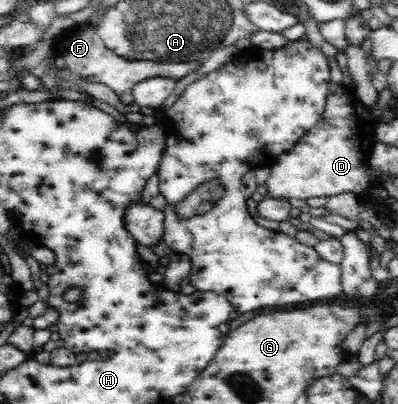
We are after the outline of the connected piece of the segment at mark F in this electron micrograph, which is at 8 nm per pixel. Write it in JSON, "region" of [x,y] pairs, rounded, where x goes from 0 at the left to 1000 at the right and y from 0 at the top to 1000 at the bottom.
{"region":[[[221,57],[196,59],[183,69],[176,67],[146,92],[131,97],[128,126],[141,139],[141,151],[163,158],[163,166],[176,176],[226,205],[266,210],[312,257],[334,250],[334,218],[352,208],[352,200],[382,196],[379,191],[432,191],[447,200],[480,171],[492,171],[508,158],[508,151],[422,158],[382,149],[319,149],[274,124],[261,99],[241,82],[241,72],[241,59],[229,64]]]}

